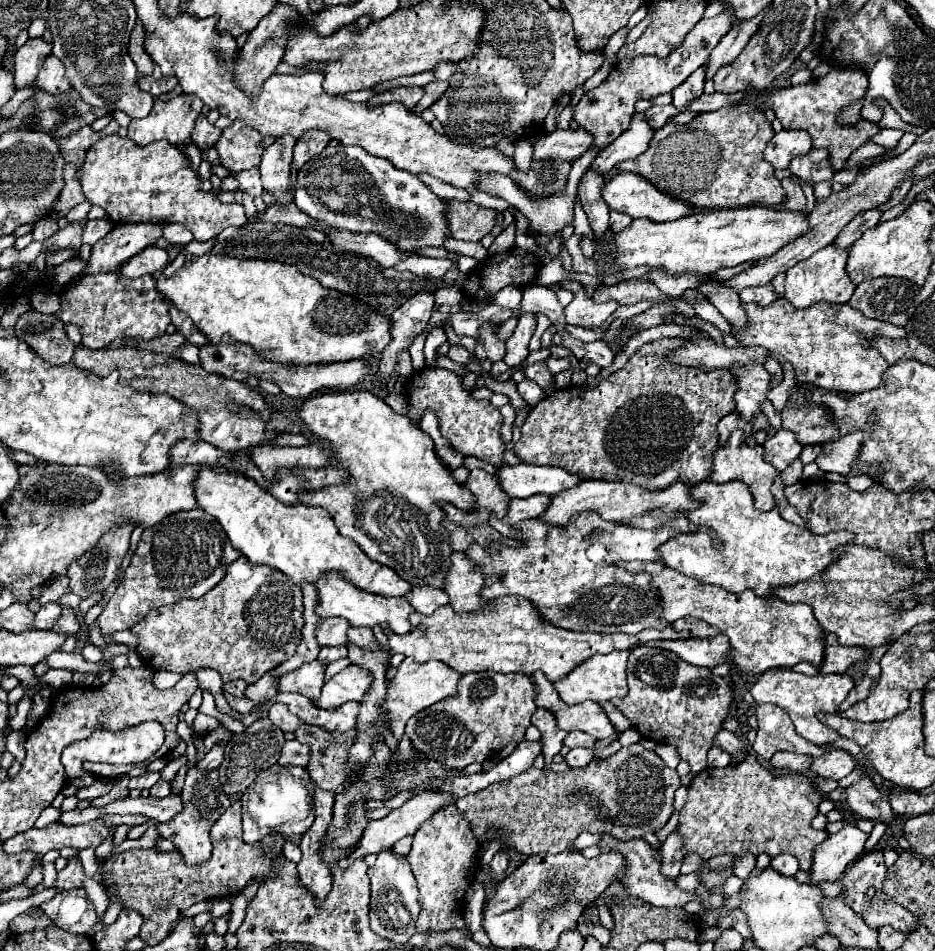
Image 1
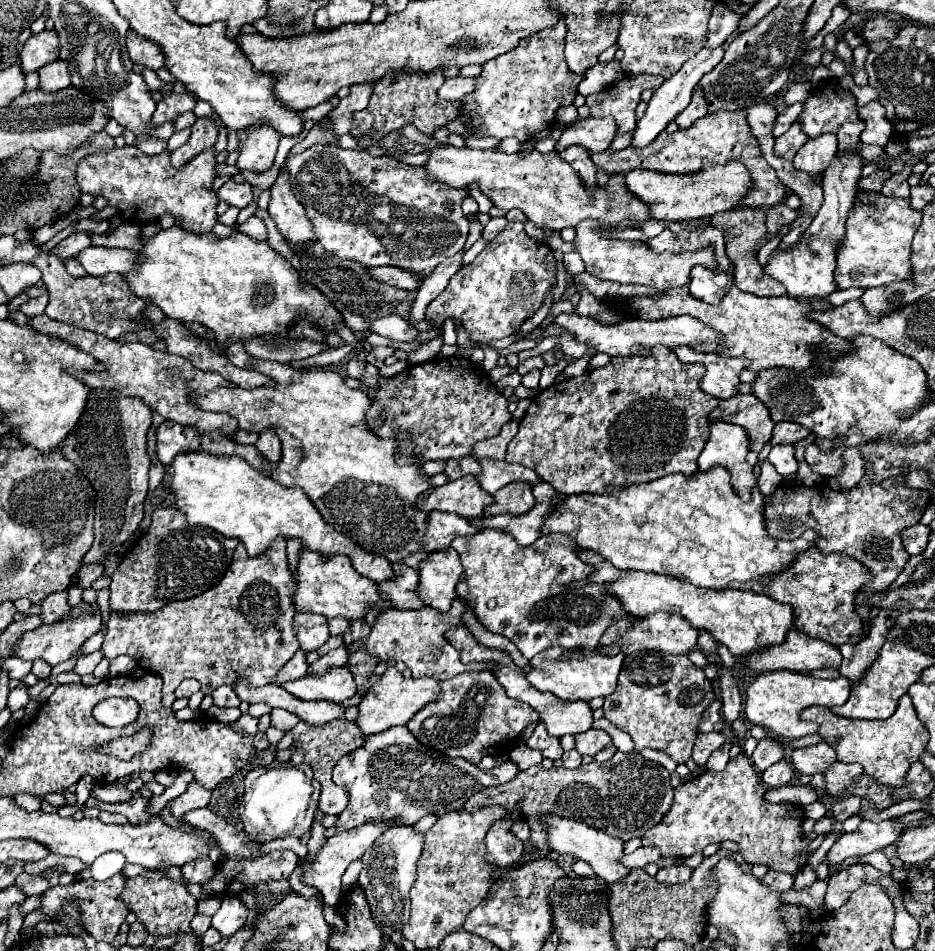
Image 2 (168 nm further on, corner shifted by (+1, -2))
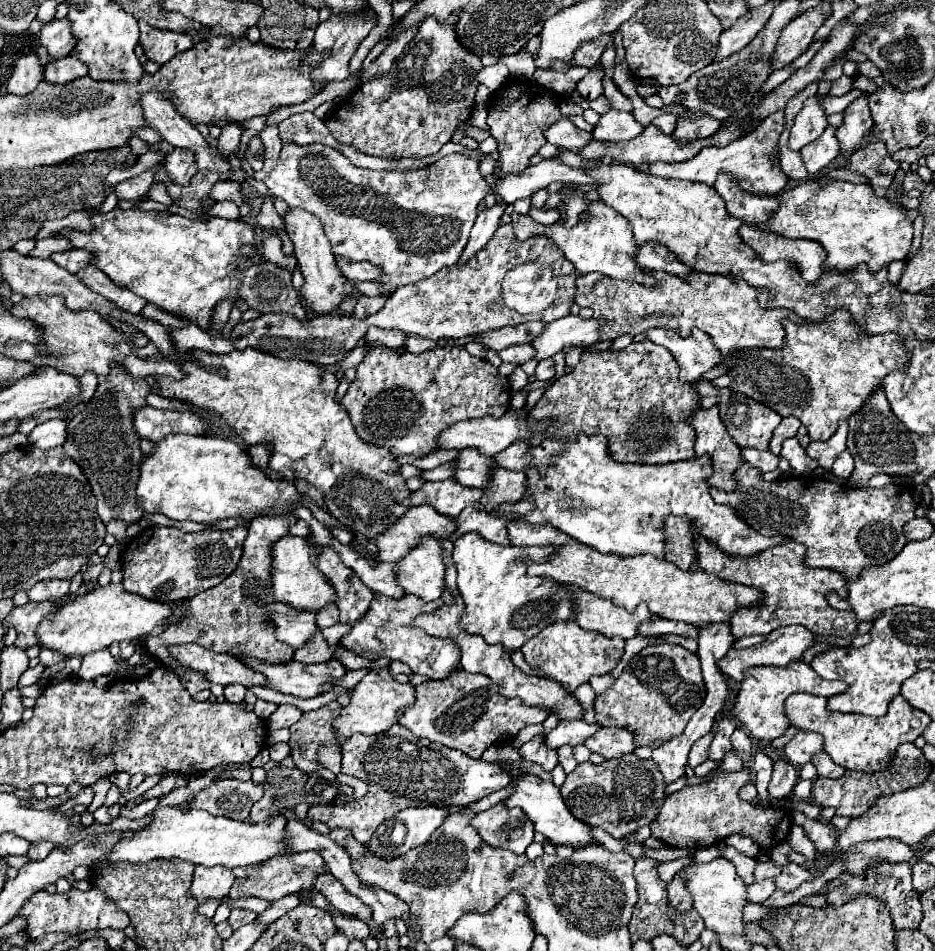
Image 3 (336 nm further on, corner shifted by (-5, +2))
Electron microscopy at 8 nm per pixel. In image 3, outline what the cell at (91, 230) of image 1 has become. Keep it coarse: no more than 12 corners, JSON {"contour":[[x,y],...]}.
{"contour":[[60,236],[36,240],[30,256],[48,258],[58,250],[68,250],[70,242]]}

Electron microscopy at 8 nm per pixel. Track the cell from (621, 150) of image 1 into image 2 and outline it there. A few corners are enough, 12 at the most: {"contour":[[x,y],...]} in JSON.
{"contour":[[722,46],[702,48],[652,94],[632,148],[646,148],[688,100]]}

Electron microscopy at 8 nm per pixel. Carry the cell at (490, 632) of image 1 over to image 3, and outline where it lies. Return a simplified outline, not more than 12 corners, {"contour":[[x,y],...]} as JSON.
{"contour":[[374,594],[340,642],[368,660],[400,660],[442,680],[460,664],[454,640],[410,626],[442,600]]}

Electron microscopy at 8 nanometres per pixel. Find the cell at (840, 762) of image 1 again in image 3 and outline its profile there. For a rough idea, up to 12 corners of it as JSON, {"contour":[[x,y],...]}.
{"contour":[[800,730],[786,746],[784,754],[792,766],[810,762],[822,750],[816,732]]}

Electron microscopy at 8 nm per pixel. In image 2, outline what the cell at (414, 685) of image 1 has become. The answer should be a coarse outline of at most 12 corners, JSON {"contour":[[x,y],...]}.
{"contour":[[388,668],[358,704],[358,726],[378,734],[436,700],[440,680]]}

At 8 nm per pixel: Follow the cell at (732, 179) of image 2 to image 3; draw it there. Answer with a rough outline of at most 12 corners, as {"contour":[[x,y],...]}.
{"contour":[[784,112],[728,146],[702,148],[680,164],[652,164],[660,178],[714,186],[734,172],[742,190],[782,192],[774,166]]}

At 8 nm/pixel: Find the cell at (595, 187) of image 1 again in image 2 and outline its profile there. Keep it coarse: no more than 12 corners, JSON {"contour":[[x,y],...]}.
{"contour":[[580,146],[560,154],[580,176],[584,188],[596,188],[596,166]]}

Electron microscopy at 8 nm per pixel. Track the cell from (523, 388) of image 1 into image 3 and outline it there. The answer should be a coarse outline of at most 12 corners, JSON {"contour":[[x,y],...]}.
{"contour":[[540,360],[536,368],[538,380],[550,380],[554,376],[554,360]]}

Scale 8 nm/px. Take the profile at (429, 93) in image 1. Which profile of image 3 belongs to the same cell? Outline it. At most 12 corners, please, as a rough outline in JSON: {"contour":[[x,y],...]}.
{"contour":[[506,64],[482,68],[478,82],[498,92],[508,78]]}

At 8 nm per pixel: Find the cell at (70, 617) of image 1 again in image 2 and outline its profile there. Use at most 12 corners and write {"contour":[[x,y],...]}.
{"contour":[[68,592],[44,598],[40,616],[44,624],[68,618],[72,610]]}

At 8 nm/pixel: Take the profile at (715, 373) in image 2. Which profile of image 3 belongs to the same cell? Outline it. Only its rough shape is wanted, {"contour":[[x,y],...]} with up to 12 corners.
{"contour":[[648,328],[650,342],[670,350],[684,382],[700,380],[720,362],[714,342],[698,328],[678,336]]}

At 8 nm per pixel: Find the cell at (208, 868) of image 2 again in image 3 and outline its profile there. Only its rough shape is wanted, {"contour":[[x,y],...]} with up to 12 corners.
{"contour":[[196,866],[190,892],[204,904],[228,896],[228,868]]}

